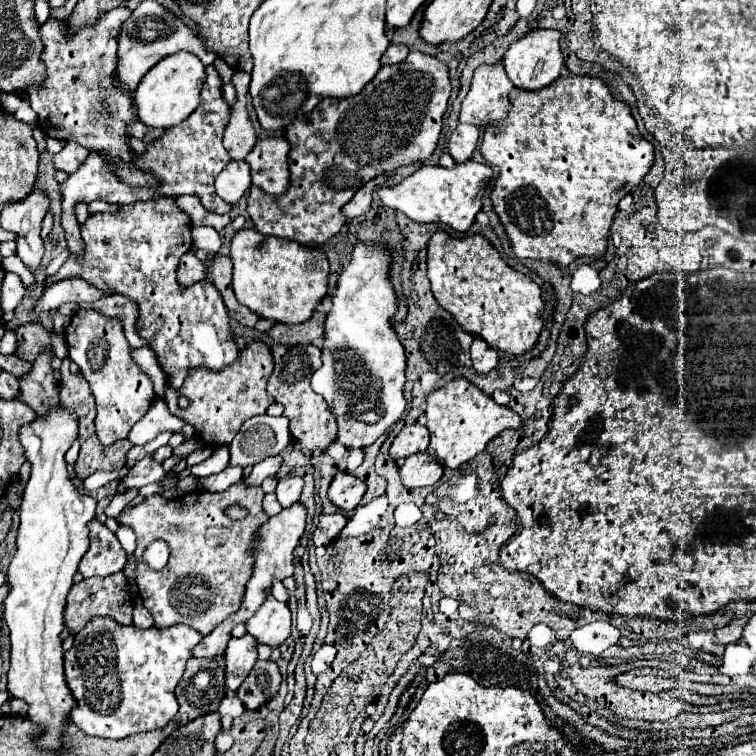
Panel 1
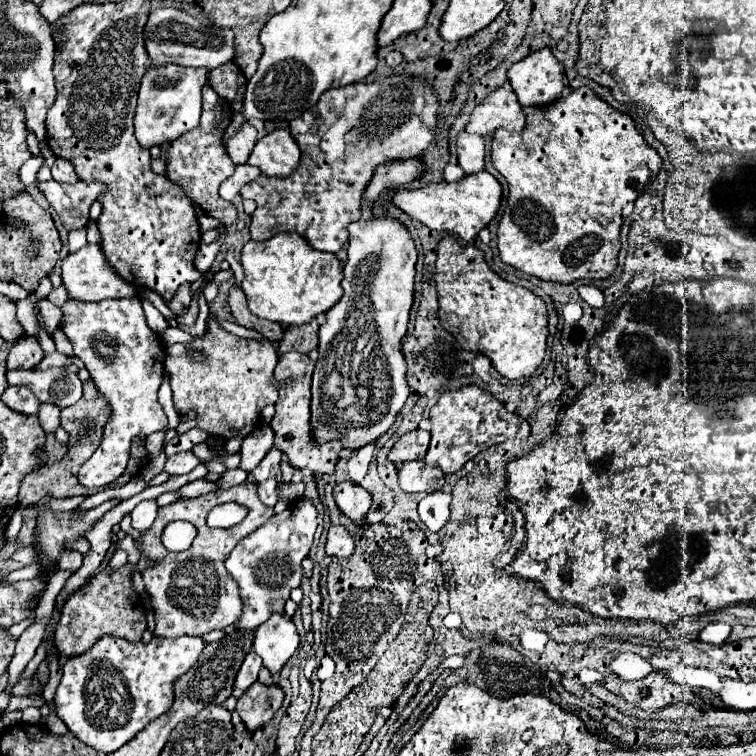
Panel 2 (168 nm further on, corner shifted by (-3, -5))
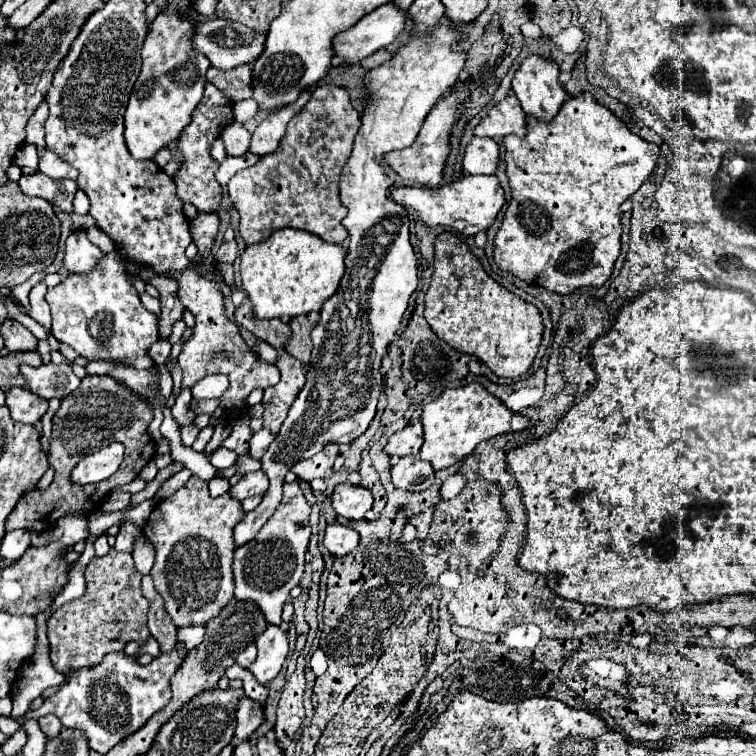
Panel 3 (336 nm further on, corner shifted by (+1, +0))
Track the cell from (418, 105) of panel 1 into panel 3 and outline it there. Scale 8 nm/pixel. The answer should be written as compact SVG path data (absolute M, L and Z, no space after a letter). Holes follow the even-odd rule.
M318 86L306 106L288 122L288 136L284 136L284 144L280 152L270 156L262 156L256 166L238 172L228 182L228 192L234 208L240 212L240 236L246 244L256 244L268 238L278 228L300 228L320 236L324 242L342 244L348 236L348 230L342 226L342 218L346 216L346 206L340 202L340 174L344 164L350 158L354 136L360 128L360 112L352 106L350 94L340 86Z

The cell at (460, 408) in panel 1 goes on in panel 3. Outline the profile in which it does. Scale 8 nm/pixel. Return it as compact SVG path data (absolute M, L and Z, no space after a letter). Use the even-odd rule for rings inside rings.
M470 382L460 388L448 388L436 400L426 404L422 410L424 444L420 448L420 458L428 460L434 470L444 470L448 466L454 466L464 456L474 452L474 448L482 440L494 438L498 434L514 432L514 430L524 430L528 418L518 418L518 416L520 414L508 410L502 404L502 400L498 400L478 382ZM516 418L520 424L516 424Z

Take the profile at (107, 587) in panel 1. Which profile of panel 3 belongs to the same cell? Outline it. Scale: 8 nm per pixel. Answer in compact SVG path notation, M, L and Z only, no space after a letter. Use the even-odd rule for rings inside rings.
M110 550L104 558L92 558L86 566L86 592L82 598L72 600L64 604L60 610L52 614L48 620L48 642L50 642L50 660L54 668L62 674L68 674L68 670L78 670L84 666L94 666L102 660L104 654L122 650L130 640L136 640L140 644L146 642L150 636L146 626L146 612L148 612L148 600L140 592L140 572L134 568L132 556L128 552L116 552Z

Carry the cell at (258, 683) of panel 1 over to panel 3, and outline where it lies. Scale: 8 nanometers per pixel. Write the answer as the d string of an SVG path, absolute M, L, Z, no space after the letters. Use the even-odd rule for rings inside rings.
M244 696L240 698L238 702L238 710L236 710L236 720L238 720L238 726L236 726L236 736L240 740L248 740L250 734L266 720L266 714L264 714L264 704Z

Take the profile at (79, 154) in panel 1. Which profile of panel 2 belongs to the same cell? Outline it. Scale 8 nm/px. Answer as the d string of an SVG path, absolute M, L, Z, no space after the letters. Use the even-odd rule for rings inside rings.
M56 159L56 163L52 165L52 179L60 181L60 183L76 183L78 175L76 175L76 171L74 171L70 161Z

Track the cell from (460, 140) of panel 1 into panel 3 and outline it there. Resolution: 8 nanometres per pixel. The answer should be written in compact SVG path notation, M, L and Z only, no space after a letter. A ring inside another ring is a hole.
M474 136L466 146L462 166L468 174L494 174L498 164L498 144L488 138Z

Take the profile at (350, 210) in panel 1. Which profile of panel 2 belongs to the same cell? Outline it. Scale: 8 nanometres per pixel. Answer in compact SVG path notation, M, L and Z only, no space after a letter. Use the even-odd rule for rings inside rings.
M416 157L378 165L378 169L374 169L372 181L368 183L366 197L370 203L374 203L384 189L410 185L412 181L420 179L422 173L424 173L424 163L422 163L422 159L416 159Z

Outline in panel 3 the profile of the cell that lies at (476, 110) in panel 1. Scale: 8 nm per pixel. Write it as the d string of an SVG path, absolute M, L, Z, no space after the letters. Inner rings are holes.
M508 94L504 100L492 106L490 112L480 120L480 124L474 128L474 136L488 136L494 140L502 140L506 134L524 136L526 132L524 118L526 114L520 108L518 98Z

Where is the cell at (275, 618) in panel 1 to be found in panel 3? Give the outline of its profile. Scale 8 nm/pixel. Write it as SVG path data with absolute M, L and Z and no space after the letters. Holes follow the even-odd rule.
M268 624L266 630L256 638L256 646L258 658L248 670L258 678L258 682L268 684L282 670L282 664L286 660L288 632L282 630L280 626Z

